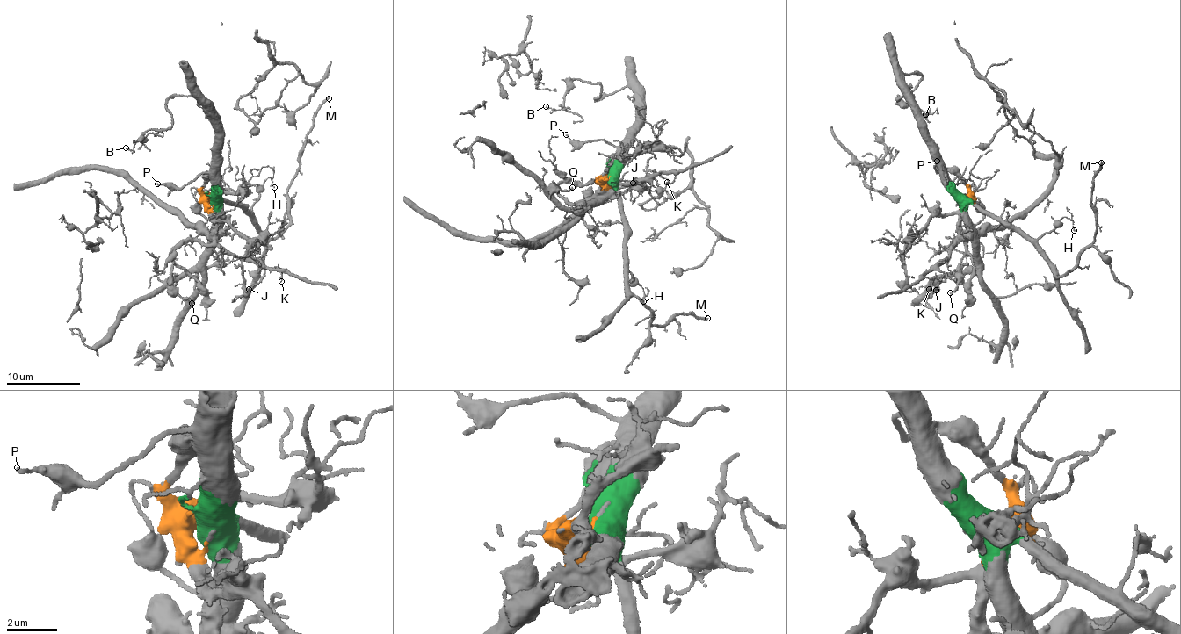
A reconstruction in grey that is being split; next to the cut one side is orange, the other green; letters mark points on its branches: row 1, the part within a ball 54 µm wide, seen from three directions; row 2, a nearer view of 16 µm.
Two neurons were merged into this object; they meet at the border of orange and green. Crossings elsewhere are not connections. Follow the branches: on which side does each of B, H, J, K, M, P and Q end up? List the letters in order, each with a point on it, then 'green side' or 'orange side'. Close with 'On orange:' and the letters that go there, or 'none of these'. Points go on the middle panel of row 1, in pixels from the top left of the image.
B: place (546, 106); green side
H: place (643, 301); green side
J: place (633, 183); orange side
K: place (667, 182); orange side
M: place (707, 318); green side
P: place (566, 134); green side
Q: place (572, 187); orange side
On orange: J, K, Q

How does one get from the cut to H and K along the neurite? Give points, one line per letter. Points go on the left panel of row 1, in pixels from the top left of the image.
H: (210, 197), (228, 204), (242, 205), (250, 212), (260, 185), (269, 176), (274, 187)
K: (210, 197), (208, 212), (215, 238), (222, 248), (235, 255), (262, 260), (267, 267), (286, 269), (281, 281)

